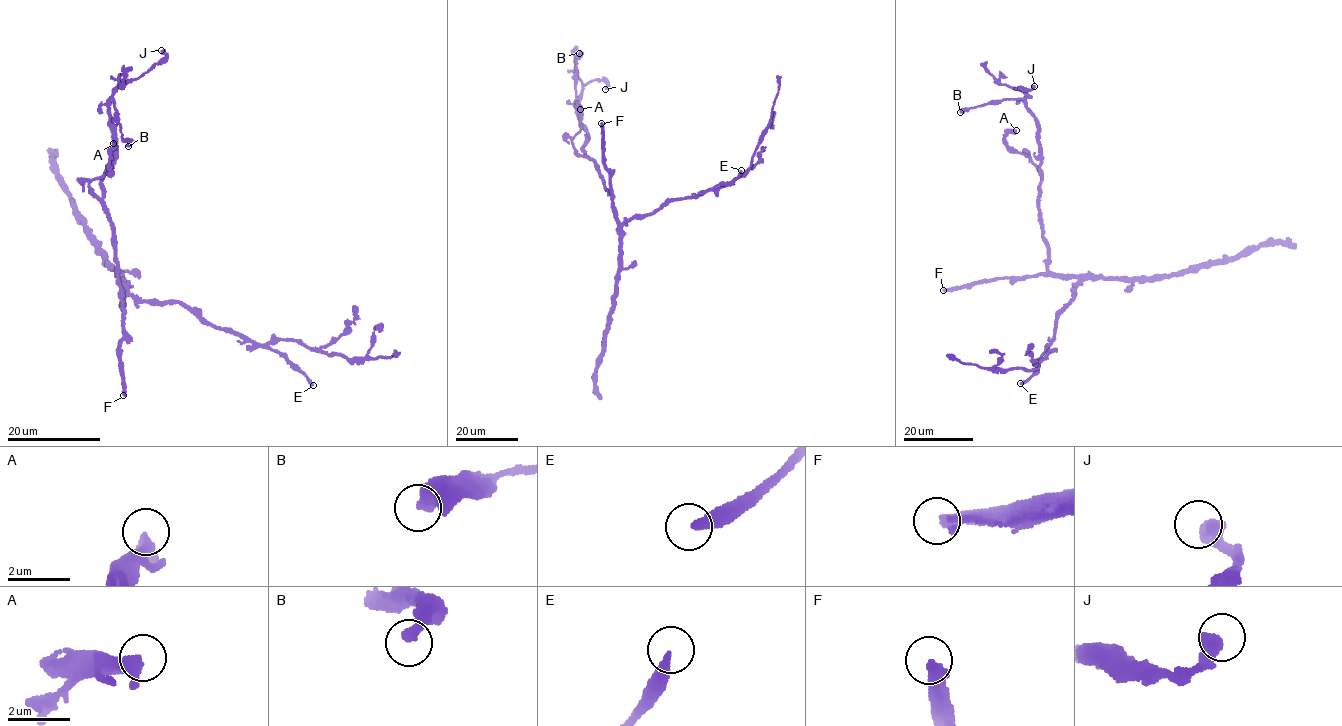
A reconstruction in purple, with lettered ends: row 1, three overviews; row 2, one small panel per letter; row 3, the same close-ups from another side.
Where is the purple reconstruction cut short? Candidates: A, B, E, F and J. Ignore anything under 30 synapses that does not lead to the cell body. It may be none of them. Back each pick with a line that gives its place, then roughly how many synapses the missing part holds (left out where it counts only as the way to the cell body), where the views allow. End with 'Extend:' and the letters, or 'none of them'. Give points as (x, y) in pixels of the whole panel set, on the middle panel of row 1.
E: at (741, 170); about 30 synapses
F: at (601, 123); about 130 synapses
Extend: E, F

